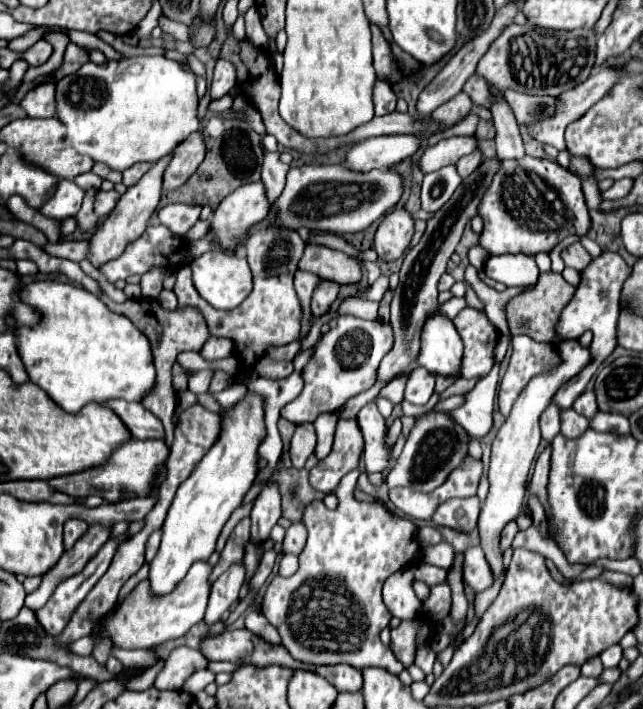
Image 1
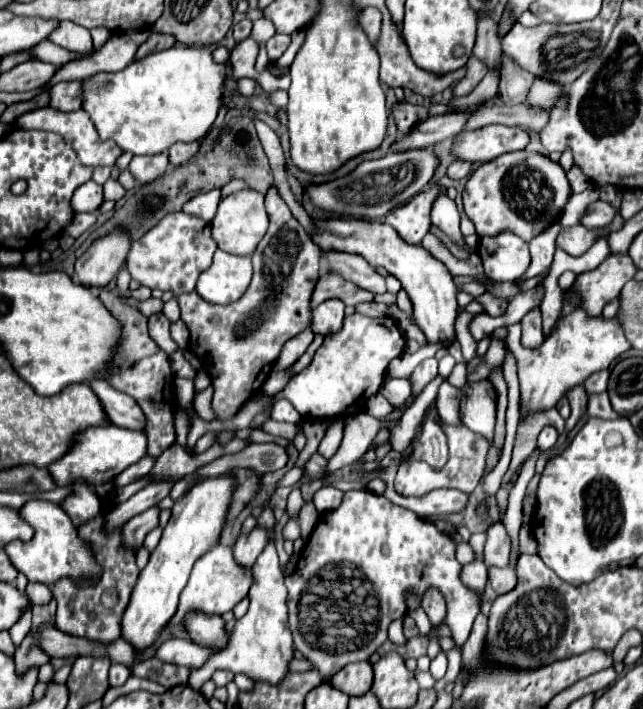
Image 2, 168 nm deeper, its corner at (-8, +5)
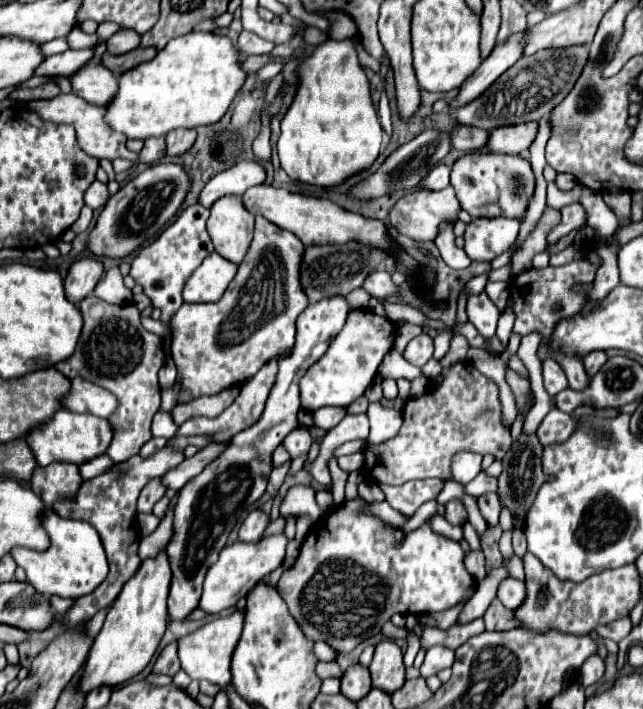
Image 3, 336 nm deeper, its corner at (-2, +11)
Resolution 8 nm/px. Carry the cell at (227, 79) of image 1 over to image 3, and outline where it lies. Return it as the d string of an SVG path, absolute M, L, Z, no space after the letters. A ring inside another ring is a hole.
M242 30L240 38L236 42L236 48L240 54L268 54L268 52L272 52L274 44L262 40L260 36L256 36L248 30Z

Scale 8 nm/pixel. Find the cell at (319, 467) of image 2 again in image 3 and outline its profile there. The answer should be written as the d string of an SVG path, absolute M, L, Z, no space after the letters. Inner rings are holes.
M296 428L294 432L290 432L290 436L286 436L286 440L284 440L284 448L288 450L288 454L292 458L304 456L310 450L310 434L308 434L308 430Z

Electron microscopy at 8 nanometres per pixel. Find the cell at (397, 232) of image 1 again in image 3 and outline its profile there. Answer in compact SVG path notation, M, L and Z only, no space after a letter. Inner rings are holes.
M448 186L448 188L442 188L442 190L414 190L406 196L402 196L394 206L392 210L388 212L388 220L392 224L392 228L396 228L400 234L412 238L412 240L434 240L436 232L438 232L438 224L442 220L456 220L456 214L460 210L460 204L454 196L454 188Z

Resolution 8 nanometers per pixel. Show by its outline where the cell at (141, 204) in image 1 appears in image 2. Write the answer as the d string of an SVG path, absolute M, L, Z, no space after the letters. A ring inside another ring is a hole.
M116 230L102 236L76 260L76 280L88 288L108 286L124 264L128 250L130 238L126 232Z

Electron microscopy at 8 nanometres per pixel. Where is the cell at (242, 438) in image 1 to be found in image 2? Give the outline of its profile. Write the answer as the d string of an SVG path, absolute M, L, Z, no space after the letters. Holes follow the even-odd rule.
M222 474L196 484L188 494L176 500L172 508L172 518L164 528L156 550L150 554L146 568L140 572L128 608L124 610L124 618L120 620L120 638L132 642L134 652L142 654L146 648L150 648L176 614L180 592L190 578L194 562L218 544L218 536L222 532L234 488L236 478L232 478L230 474Z

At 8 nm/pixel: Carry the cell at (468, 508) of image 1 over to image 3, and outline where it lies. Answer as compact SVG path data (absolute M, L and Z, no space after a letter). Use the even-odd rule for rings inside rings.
M428 478L428 480L406 482L402 486L380 484L380 488L386 494L386 502L392 508L400 510L406 516L412 516L424 502L436 500L436 496L444 488L444 482L438 478Z

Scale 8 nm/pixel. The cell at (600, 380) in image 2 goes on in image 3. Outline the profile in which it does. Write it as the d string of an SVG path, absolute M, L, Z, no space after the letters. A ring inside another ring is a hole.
M592 352L590 356L586 356L586 360L584 360L584 368L586 368L586 374L592 378L600 368L602 368L602 364L606 362L606 352Z

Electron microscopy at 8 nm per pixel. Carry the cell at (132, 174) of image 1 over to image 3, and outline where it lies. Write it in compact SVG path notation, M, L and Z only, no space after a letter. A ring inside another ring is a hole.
M162 136L154 138L154 140L146 140L142 152L138 154L138 162L140 164L154 164L160 158L164 158L164 154L166 154L166 142Z

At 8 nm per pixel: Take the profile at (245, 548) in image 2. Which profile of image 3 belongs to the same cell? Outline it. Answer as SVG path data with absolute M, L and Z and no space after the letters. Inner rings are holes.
M252 510L238 530L238 540L240 542L260 542L264 536L264 530L268 526L268 520L270 518L264 512Z

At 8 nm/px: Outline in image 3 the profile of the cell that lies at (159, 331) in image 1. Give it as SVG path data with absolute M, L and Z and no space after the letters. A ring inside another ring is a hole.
M90 294L80 302L80 310L84 316L84 328L78 348L74 356L58 364L56 370L66 378L82 376L118 396L118 412L110 418L110 424L114 424L114 444L110 444L108 456L114 464L124 462L136 456L144 442L152 438L152 416L160 408L158 370L164 366L164 358L160 358L160 336L144 330L140 324L140 310L132 302L108 304Z

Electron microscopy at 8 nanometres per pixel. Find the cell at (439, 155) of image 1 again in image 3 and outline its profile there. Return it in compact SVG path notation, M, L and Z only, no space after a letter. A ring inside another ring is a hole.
M536 122L530 124L508 124L488 130L486 148L498 154L520 154L530 148L536 136Z

